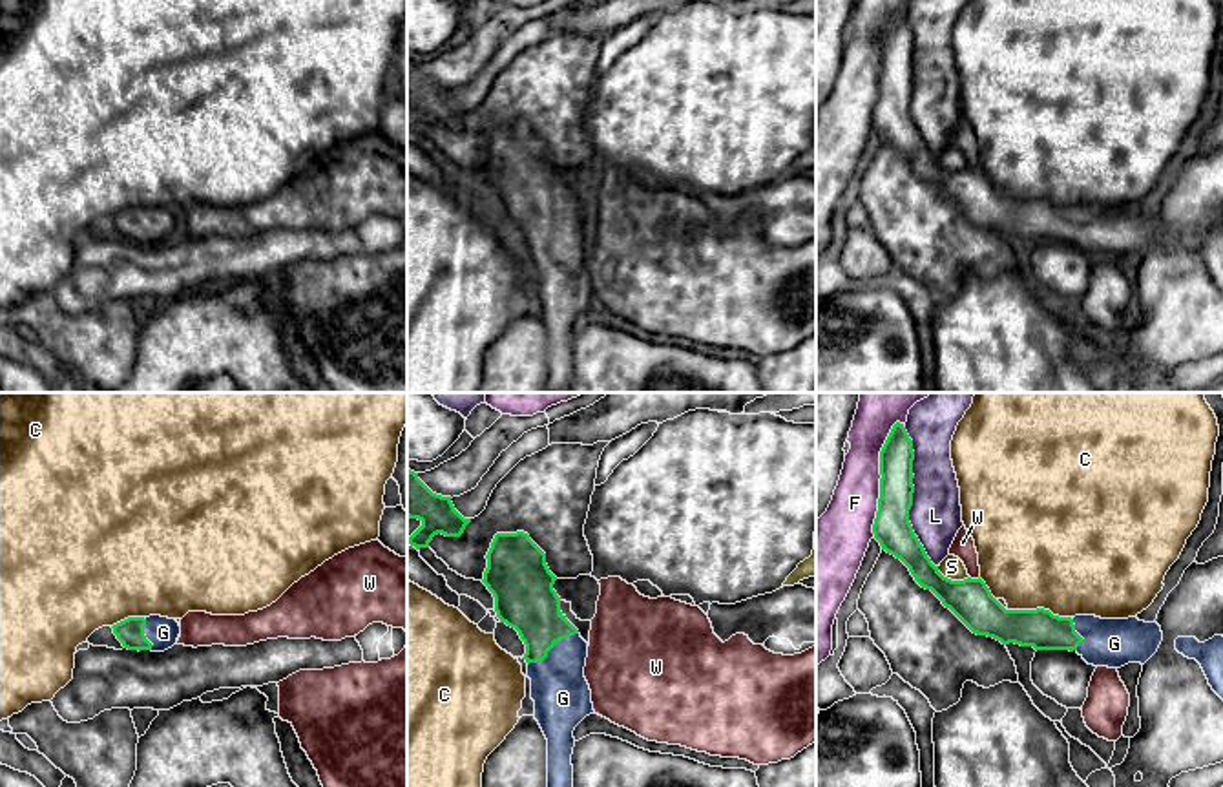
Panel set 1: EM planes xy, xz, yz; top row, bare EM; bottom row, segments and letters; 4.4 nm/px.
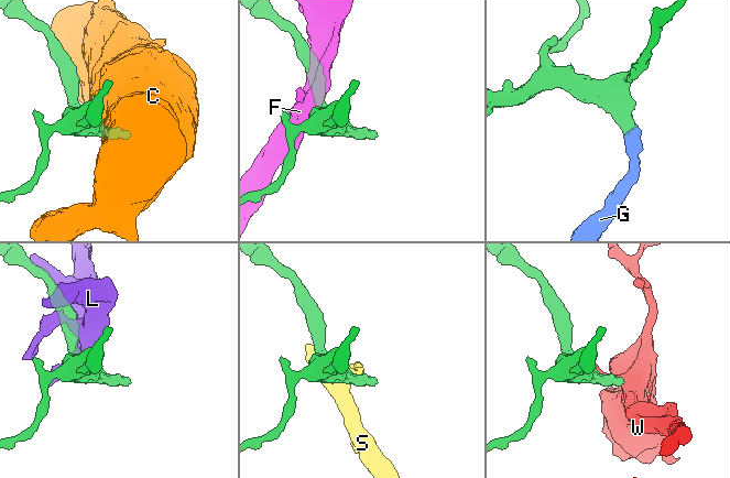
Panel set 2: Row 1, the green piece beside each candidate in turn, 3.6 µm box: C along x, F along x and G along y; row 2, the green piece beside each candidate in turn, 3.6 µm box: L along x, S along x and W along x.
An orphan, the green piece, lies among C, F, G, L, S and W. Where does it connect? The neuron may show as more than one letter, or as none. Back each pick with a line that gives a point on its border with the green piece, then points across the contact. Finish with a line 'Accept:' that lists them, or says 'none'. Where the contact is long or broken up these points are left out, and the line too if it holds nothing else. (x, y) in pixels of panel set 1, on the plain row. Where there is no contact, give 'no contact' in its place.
G: meets green in xz at (552, 238); runs through xz (524, 190), (533, 199), (552, 238), (563, 289)
Accept: G

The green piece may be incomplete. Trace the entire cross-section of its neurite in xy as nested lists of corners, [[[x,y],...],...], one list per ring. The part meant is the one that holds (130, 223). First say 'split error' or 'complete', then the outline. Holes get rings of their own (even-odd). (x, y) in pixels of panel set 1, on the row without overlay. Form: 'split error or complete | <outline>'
split error | [[[161,206],[128,208],[111,219],[124,239],[139,243],[164,243],[177,234],[181,225],[181,217],[175,210]]]

